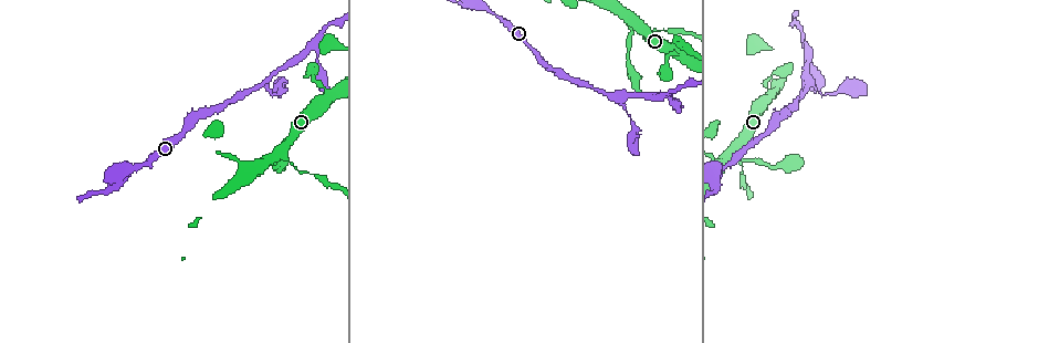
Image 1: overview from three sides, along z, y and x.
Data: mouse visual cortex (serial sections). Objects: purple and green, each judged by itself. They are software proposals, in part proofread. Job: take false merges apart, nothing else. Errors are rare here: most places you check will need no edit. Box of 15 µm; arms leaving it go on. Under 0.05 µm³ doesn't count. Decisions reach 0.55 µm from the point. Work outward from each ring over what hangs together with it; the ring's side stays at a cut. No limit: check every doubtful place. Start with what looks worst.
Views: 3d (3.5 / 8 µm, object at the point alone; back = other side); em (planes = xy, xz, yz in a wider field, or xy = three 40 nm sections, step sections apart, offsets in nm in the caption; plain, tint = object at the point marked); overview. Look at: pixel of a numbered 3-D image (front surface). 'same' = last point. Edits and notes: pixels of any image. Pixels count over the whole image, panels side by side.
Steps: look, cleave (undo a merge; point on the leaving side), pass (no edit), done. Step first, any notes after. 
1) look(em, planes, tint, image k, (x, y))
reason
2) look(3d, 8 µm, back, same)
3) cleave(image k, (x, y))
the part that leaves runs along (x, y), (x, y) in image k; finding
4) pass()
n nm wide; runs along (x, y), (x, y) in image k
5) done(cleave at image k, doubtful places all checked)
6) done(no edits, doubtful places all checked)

look(3d, 8 µm, image 1, (614, 96))
branch point

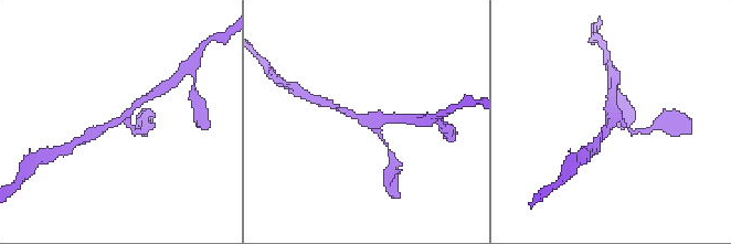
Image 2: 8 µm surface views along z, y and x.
look(em, xy, step 1, tint, image 2, (366, 118))
3 arms; arms of 150, 200, 200 nm; need the tissue

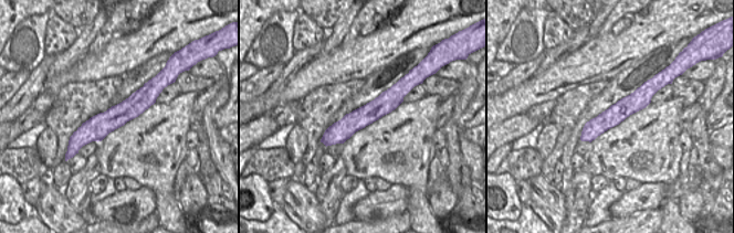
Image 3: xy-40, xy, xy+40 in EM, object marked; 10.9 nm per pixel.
pass()
220 nm wide; runs along (92, 138), (144, 101) in image 2; continuous, no second cell

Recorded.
look(3d, 8 µm, image 1, (312, 48))
branch point

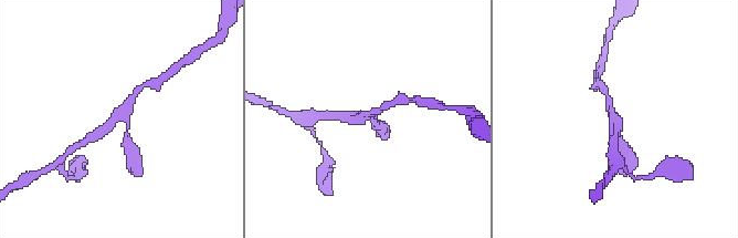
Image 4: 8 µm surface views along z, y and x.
look(em, xy, step 3, tint, image 4, (368, 116))
3 arms; arms of 150, 250, 250 nm; now the EM

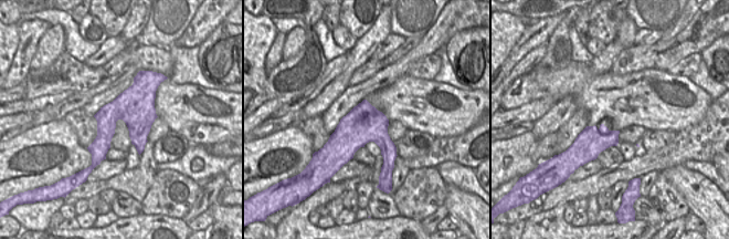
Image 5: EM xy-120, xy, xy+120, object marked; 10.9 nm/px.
pass()
continuous, no second cell

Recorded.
look(3d, 3.5 µm, image 1, (732, 149))
sharp bend

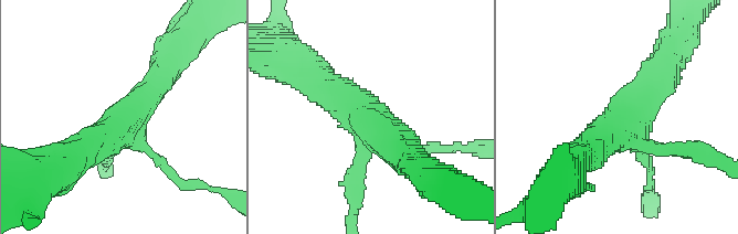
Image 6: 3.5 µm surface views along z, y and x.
look(em, xy, step 2, tint, image 6, (126, 121))
4 arms; arms of 150, 200, 400, 450 nm

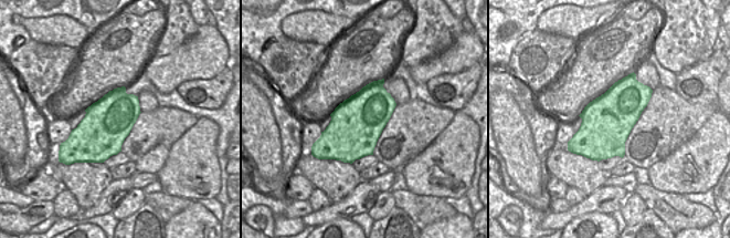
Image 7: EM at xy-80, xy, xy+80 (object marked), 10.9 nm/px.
pass()
runs along (166, 71), (125, 121), (74, 155) in image 6; continuous, no second cell

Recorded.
look(3d, 3.5 µm, image 1, (295, 167))
sudden change in width

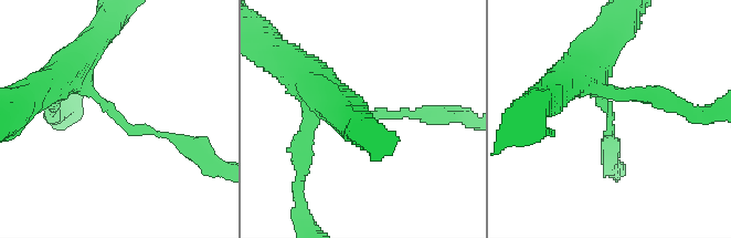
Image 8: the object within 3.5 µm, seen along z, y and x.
look(em, planes, tint, image 8, (122, 123))

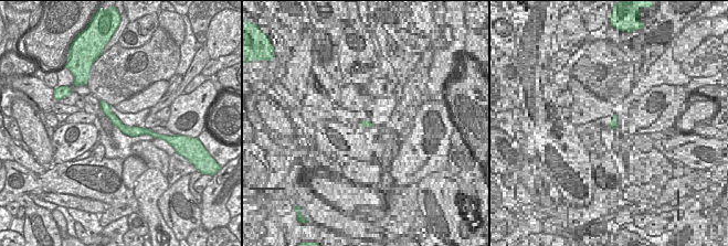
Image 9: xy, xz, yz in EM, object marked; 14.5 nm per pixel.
pass()
160 nm wide; runs along (102, 104), (124, 129), (147, 131) in image 9; one cell here

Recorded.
done(no edits, doubtful places all checked)

